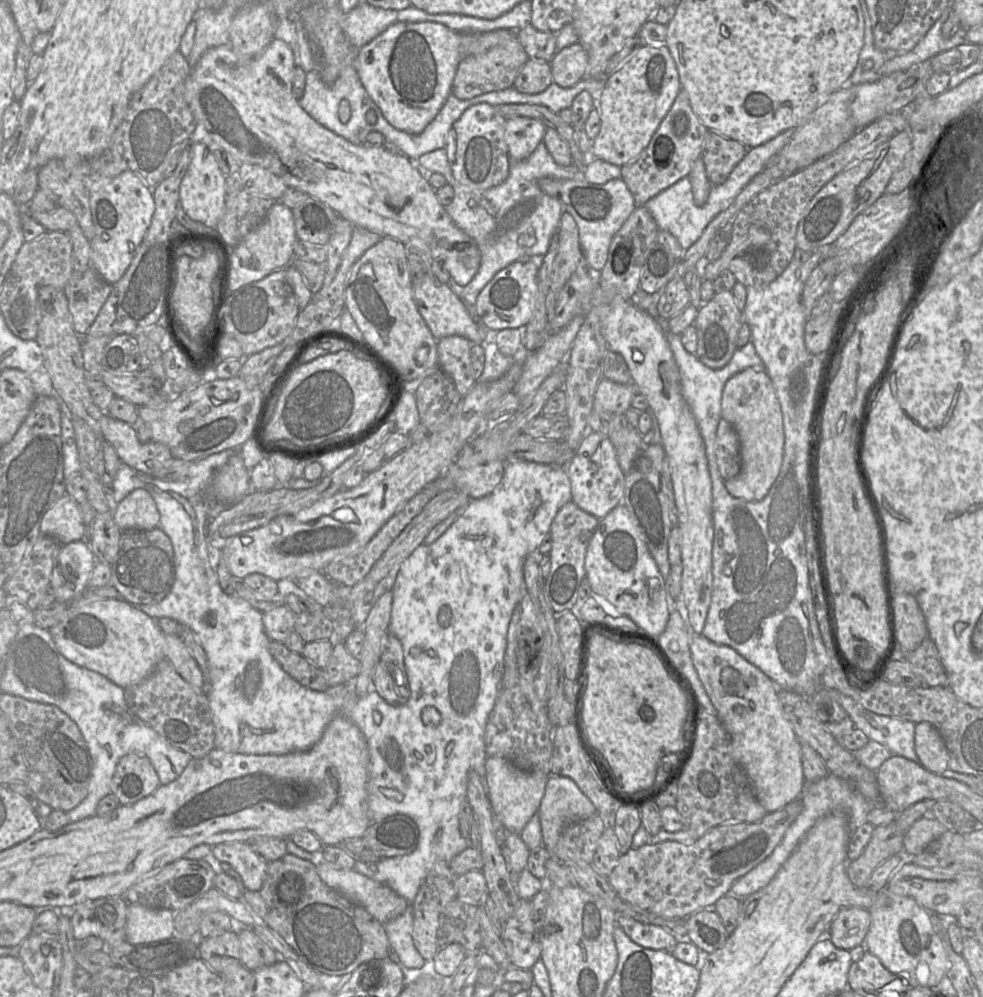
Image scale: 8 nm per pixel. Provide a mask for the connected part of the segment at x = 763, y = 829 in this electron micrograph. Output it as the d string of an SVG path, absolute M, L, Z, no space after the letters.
M797 798L775 812L768 812L758 822L720 824L707 831L692 845L664 841L653 845L646 843L637 849L631 848L621 856L607 880L612 889L624 901L667 919L685 919L698 910L713 907L717 900L729 894L730 888L736 880L773 852L802 809L802 799Z

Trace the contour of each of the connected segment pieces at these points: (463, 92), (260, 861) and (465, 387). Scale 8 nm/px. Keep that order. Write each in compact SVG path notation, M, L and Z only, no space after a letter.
M514 32L511 38L504 39L484 53L465 56L458 65L452 94L461 100L467 100L481 94L510 88L528 59L526 51Z
M226 842L214 845L209 857L228 863L240 875L248 890L260 890L266 879L268 861L256 853L250 843Z
M459 335L447 336L437 341L438 366L450 377L459 394L464 397L477 381L471 366L471 342Z

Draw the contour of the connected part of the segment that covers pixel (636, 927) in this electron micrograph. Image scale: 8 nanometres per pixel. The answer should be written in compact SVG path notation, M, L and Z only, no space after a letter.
M616 915L616 924L634 943L644 948L672 953L679 942L661 926L641 923L628 916Z

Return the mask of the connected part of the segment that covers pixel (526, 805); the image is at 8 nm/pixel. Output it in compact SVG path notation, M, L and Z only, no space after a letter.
M488 756L485 762L487 793L497 820L507 831L520 834L530 819L538 814L549 775L524 770L500 756Z

